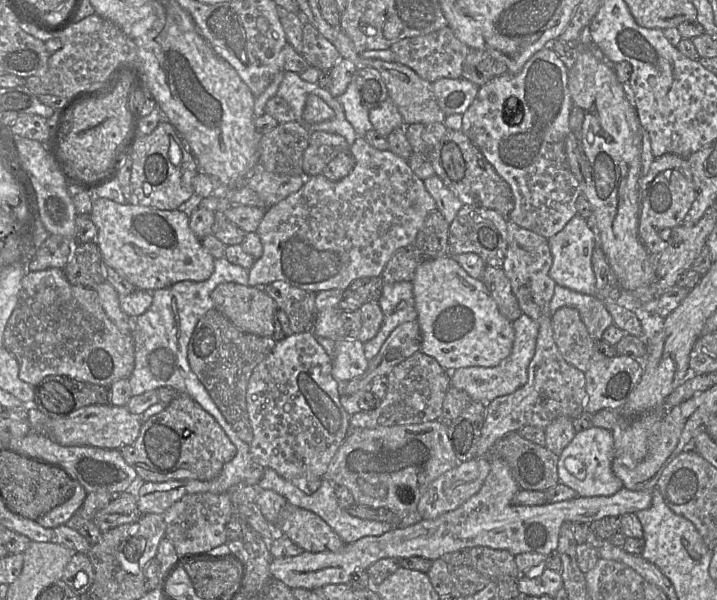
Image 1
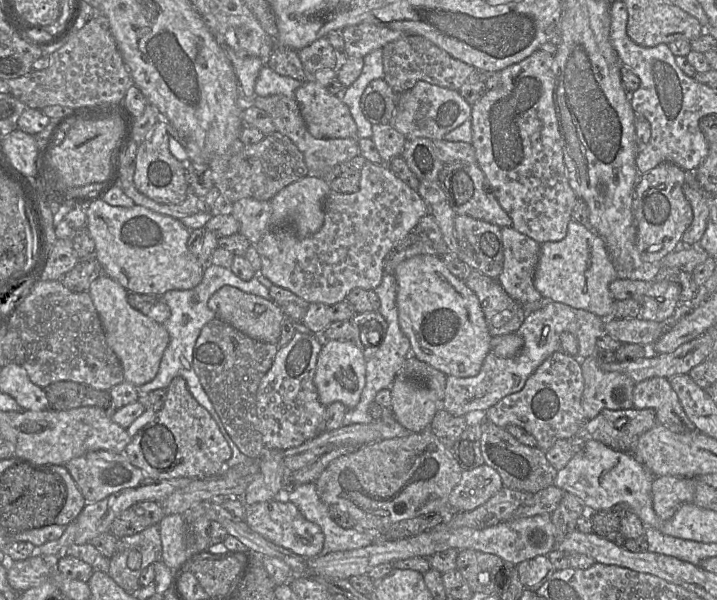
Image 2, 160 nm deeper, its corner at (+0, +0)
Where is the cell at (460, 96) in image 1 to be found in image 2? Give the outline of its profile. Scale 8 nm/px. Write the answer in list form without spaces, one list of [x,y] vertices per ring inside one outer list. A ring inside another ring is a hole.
[[[419,81],[413,88],[398,96],[397,106],[389,124],[407,140],[419,137],[444,139],[446,133],[470,119],[471,110],[472,106],[458,91]]]

